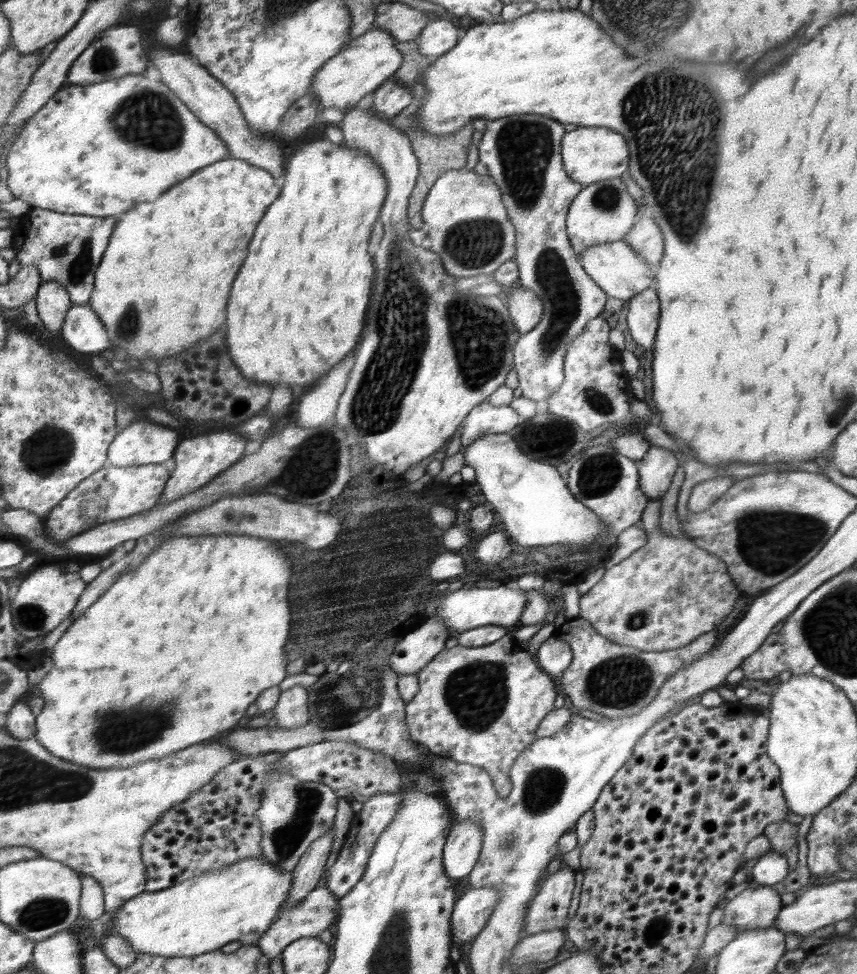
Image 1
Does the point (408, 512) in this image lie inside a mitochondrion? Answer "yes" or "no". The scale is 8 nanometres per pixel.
no

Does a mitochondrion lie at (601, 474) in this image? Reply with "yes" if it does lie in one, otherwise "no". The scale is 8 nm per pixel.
yes

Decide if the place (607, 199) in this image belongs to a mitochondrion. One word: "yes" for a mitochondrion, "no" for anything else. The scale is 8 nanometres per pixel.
yes

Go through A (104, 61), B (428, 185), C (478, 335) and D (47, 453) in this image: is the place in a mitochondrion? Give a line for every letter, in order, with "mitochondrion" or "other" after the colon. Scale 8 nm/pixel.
A: mitochondrion
B: other
C: mitochondrion
D: mitochondrion

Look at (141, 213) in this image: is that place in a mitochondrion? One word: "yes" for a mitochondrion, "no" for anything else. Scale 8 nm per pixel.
no

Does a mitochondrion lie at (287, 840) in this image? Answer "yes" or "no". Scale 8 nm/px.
yes

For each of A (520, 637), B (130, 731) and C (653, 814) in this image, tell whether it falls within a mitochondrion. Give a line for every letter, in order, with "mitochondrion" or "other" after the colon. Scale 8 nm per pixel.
A: other
B: mitochondrion
C: other

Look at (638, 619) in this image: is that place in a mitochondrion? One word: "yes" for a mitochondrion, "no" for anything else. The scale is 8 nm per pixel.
yes

